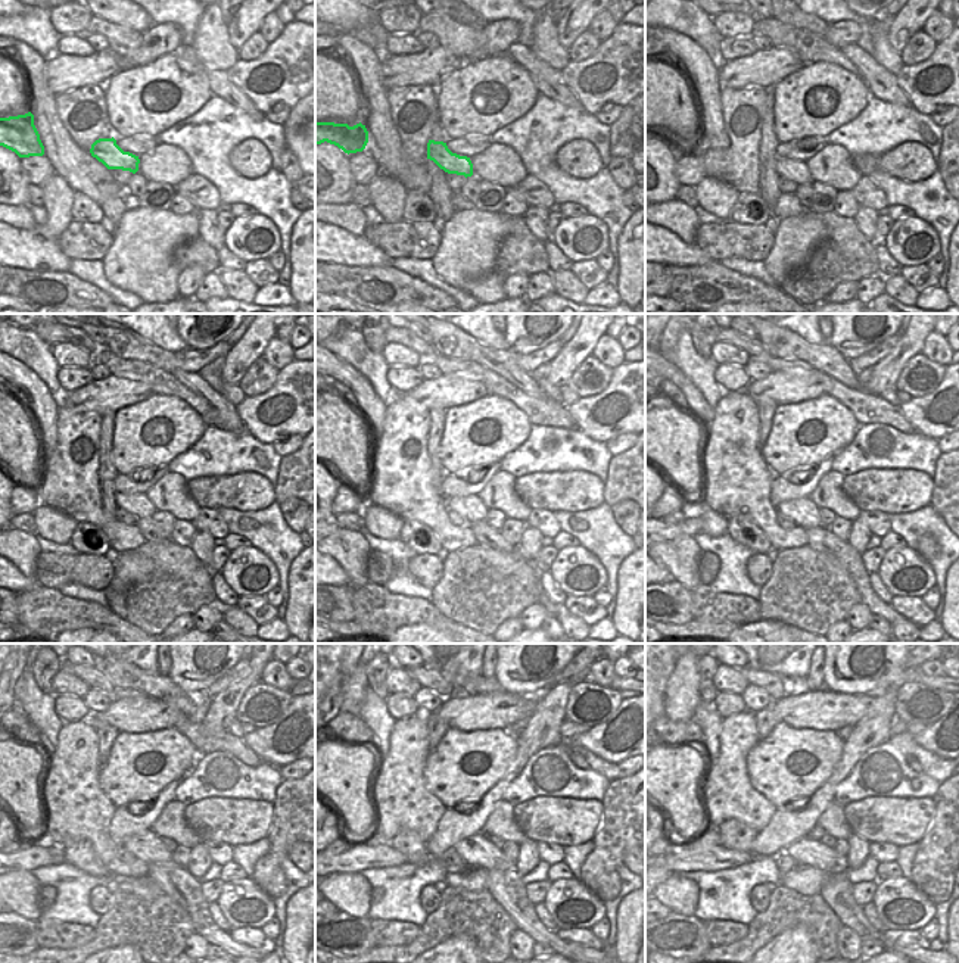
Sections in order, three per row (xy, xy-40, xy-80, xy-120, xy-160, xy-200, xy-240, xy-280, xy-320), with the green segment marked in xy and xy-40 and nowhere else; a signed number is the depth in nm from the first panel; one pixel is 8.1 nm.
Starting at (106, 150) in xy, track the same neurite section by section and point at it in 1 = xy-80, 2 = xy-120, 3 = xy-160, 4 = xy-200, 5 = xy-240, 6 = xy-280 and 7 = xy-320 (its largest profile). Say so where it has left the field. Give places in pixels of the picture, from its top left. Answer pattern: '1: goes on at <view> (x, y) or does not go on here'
1: goes on at xy-80 (793, 170)
2: goes on at xy-120 (139, 504)
3: goes on at xy-160 (472, 508)
4: goes on at xy-200 (803, 513)
5: goes on at xy-240 (148, 847)
6: goes on at xy-280 (478, 851)
7: goes on at xy-320 (805, 851)

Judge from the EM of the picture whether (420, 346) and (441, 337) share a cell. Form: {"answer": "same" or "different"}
{"answer": "different"}

